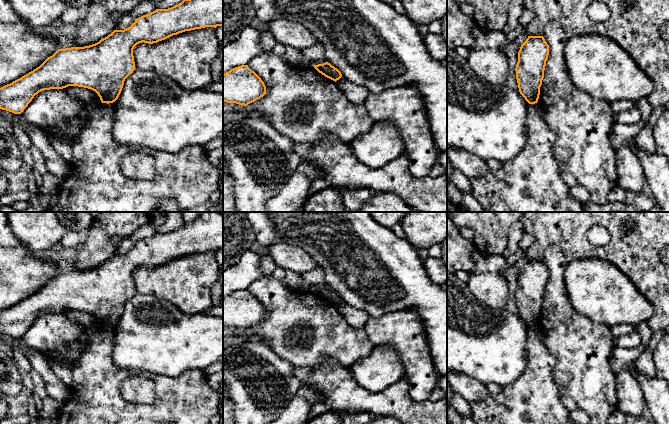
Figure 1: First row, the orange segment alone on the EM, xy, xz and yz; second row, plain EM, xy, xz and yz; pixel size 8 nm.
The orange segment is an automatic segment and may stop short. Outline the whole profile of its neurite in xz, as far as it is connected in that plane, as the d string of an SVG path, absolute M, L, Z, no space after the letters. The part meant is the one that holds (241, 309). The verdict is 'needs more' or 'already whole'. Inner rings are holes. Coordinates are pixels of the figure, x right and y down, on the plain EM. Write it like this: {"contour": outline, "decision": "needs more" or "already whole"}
{"contour": "M248 289L223 298L223 326L247 330L266 318L266 310Z", "decision": "already whole"}

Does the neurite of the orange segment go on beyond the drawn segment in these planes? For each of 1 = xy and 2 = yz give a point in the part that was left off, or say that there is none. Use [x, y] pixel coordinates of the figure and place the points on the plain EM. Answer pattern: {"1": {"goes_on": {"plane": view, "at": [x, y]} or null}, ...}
{"1": {"goes_on": null}, "2": {"goes_on": null}}

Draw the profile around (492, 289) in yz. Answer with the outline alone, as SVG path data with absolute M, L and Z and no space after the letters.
M472 272L469 275L467 286L479 301L490 308L507 307L509 284L499 273Z

